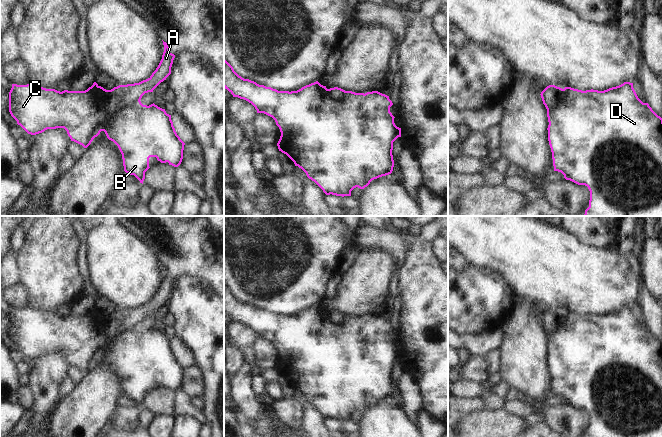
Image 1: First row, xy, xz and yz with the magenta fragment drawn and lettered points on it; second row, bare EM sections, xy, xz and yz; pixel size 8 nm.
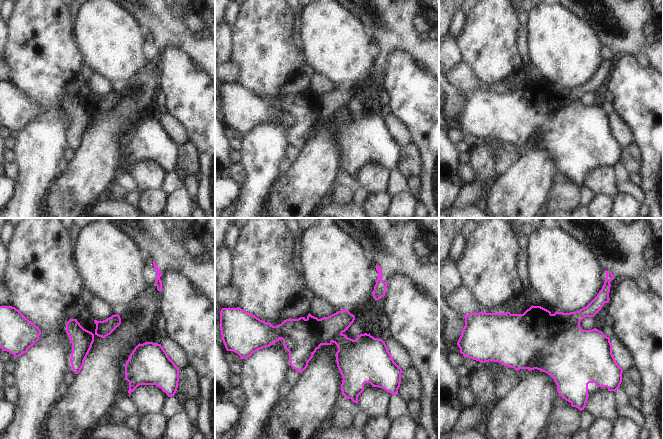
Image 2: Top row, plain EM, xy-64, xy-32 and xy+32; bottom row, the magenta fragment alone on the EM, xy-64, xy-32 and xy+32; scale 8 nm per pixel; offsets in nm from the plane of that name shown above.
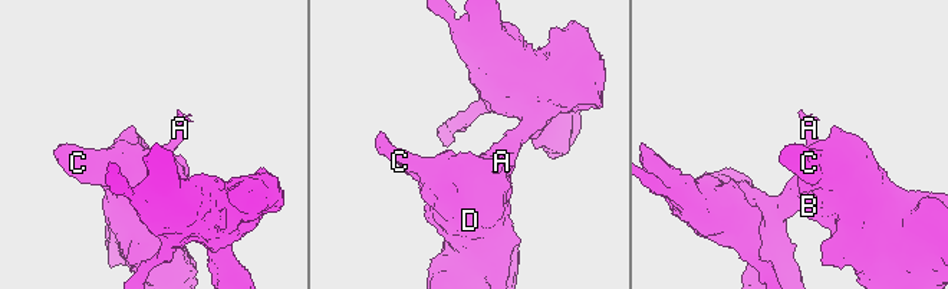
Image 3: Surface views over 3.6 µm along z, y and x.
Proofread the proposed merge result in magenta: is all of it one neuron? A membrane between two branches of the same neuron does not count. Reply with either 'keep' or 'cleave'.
cleave

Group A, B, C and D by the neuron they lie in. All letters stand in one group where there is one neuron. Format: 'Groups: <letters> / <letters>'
Groups: A / B C D

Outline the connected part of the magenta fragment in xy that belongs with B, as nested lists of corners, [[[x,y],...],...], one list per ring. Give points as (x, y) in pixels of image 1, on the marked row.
[[[93,83],[85,91],[62,92],[46,89],[32,84],[12,84],[9,92],[9,112],[28,134],[36,135],[47,129],[64,128],[71,141],[87,148],[101,131],[119,148],[124,171],[134,175],[143,184],[145,172],[149,167],[149,158],[156,157],[161,163],[178,167],[183,159],[185,143],[177,135],[171,115],[167,114],[154,103],[147,106],[141,101],[125,107],[117,112],[113,118],[106,113],[106,101],[109,90]]]

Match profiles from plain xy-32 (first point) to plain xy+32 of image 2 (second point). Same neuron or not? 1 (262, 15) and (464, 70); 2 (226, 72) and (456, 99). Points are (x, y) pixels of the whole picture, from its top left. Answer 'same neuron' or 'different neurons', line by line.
1: different neurons
2: different neurons

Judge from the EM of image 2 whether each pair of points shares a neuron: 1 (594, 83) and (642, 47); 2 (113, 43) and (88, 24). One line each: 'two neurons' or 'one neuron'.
1: one neuron
2: one neuron

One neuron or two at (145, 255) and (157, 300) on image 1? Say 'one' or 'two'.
two

